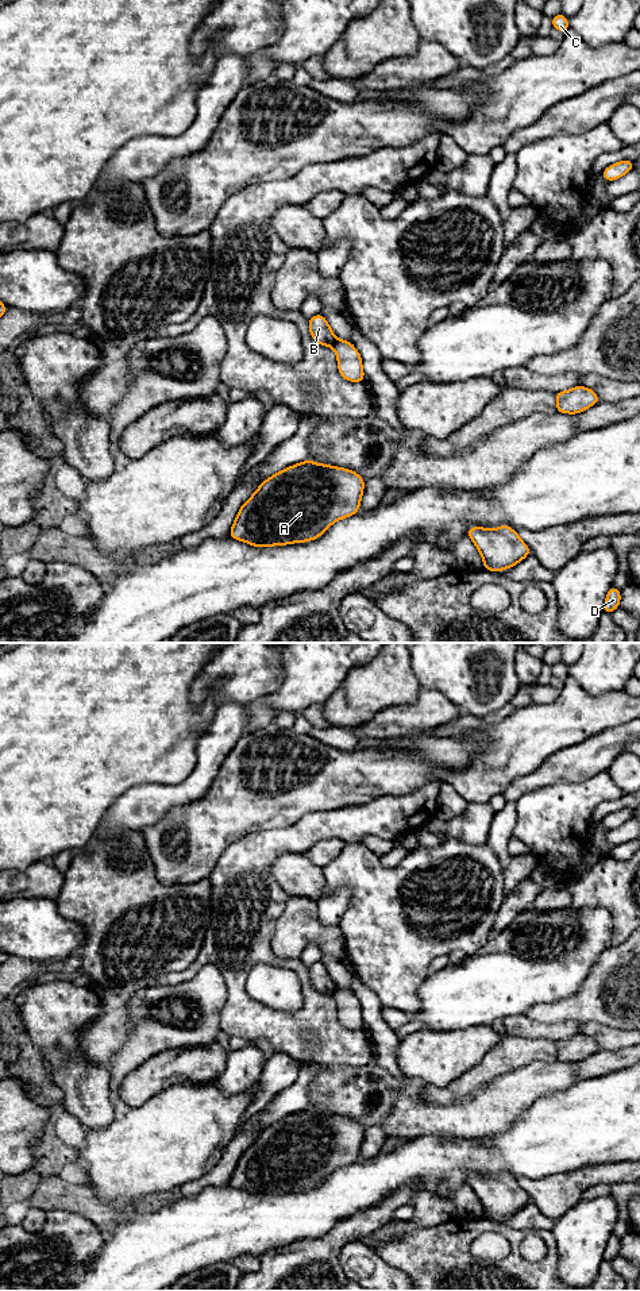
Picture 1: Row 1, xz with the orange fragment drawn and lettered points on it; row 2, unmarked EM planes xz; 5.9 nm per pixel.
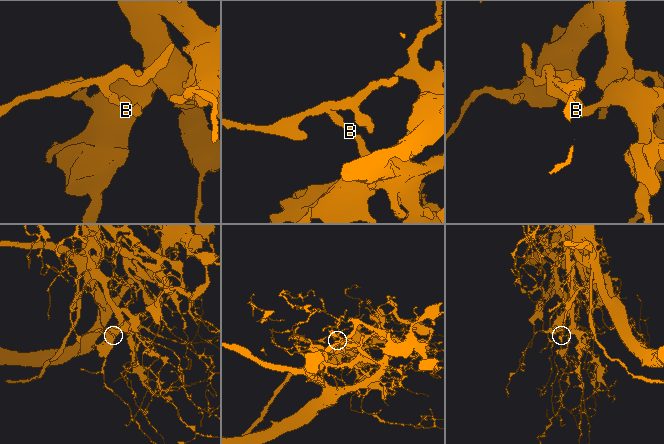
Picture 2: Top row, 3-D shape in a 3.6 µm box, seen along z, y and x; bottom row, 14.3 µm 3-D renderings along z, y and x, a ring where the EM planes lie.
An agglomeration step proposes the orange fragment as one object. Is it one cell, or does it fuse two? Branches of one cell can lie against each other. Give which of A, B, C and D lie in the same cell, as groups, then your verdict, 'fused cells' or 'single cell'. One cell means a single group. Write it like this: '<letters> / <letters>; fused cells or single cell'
A C D / B; fused cells

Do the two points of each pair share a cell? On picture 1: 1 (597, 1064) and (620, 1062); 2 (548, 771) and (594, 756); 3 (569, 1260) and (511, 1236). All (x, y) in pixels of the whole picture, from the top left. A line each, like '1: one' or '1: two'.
1: one
2: one
3: two

